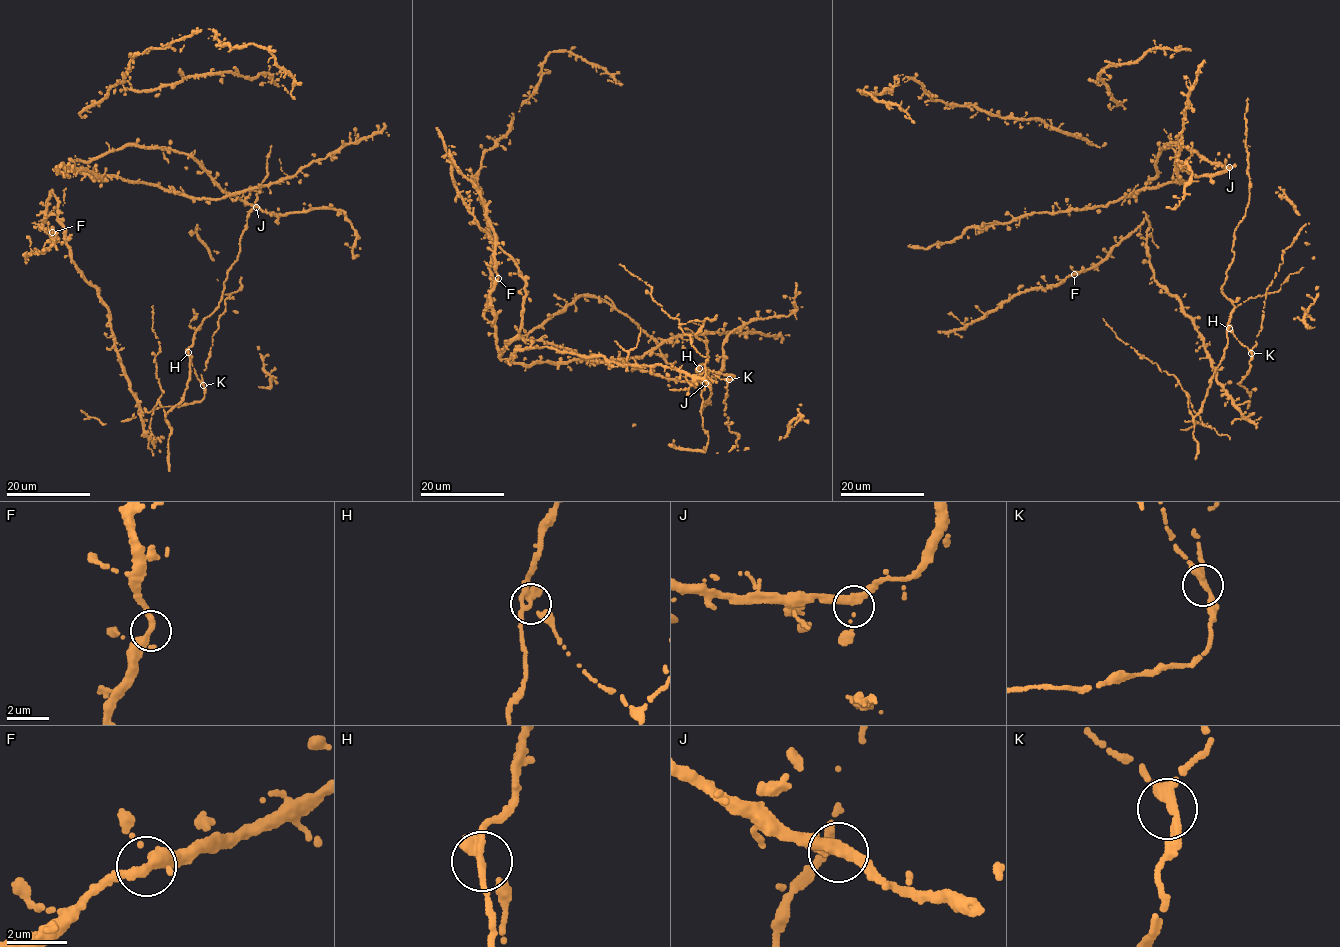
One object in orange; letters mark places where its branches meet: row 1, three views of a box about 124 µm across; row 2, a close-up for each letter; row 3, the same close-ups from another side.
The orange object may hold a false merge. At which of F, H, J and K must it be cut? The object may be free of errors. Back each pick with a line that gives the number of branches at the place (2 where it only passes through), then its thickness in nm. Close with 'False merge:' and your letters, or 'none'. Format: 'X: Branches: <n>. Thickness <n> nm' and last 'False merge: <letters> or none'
H: Branches: 3. Thickness 280 nm
False merge: H

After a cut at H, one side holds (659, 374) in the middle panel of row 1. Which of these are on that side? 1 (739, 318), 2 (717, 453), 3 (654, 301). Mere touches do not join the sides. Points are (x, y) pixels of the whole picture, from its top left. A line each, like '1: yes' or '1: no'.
1: yes
2: yes
3: no

